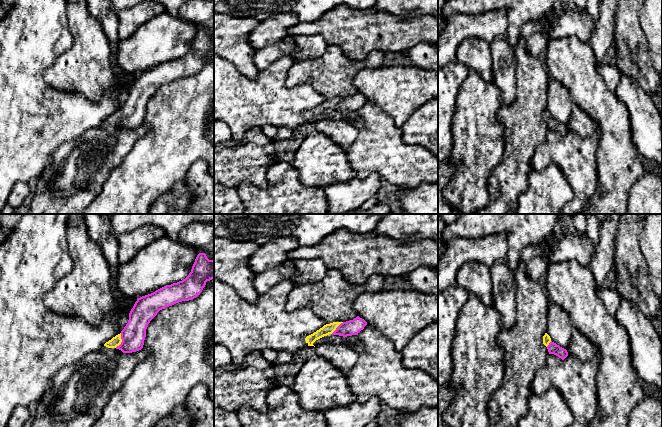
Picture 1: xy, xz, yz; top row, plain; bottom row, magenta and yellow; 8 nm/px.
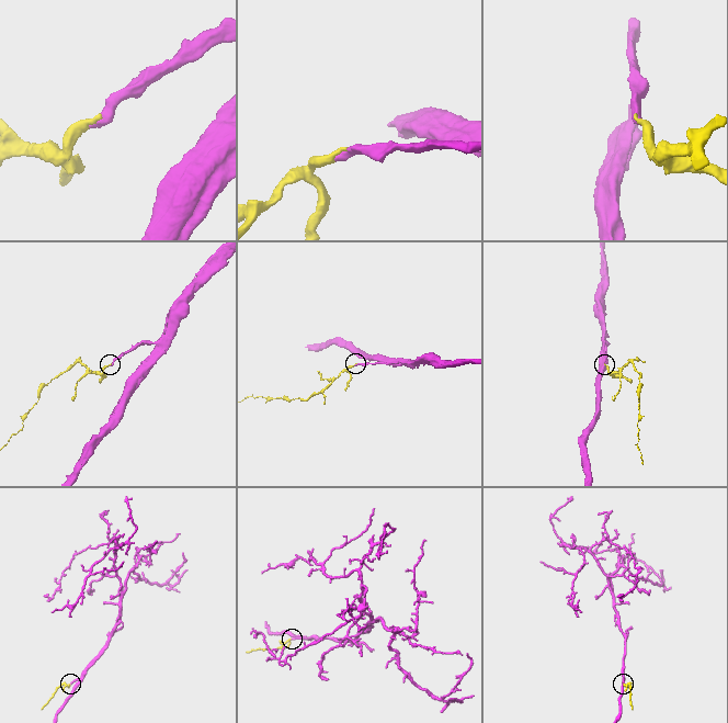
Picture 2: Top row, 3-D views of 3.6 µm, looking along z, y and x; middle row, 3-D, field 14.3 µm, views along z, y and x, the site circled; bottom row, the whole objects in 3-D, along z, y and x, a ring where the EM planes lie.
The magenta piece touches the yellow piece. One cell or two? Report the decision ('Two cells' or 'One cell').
One cell

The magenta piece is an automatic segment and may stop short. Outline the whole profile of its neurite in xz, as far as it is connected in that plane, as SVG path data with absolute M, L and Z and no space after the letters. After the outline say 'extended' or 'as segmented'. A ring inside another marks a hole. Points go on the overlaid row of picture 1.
M357 316L353 320L346 321L346 322L333 322L330 324L324 325L322 328L314 332L313 334L307 336L305 338L306 343L308 346L314 346L313 343L329 334L332 335L340 335L343 337L358 335L358 333L364 329L367 325L367 322Z; extended

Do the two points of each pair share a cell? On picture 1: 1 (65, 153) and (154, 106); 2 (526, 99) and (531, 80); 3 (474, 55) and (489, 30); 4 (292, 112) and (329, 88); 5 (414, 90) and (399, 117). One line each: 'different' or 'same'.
1: different
2: same
3: different
4: different
5: same

